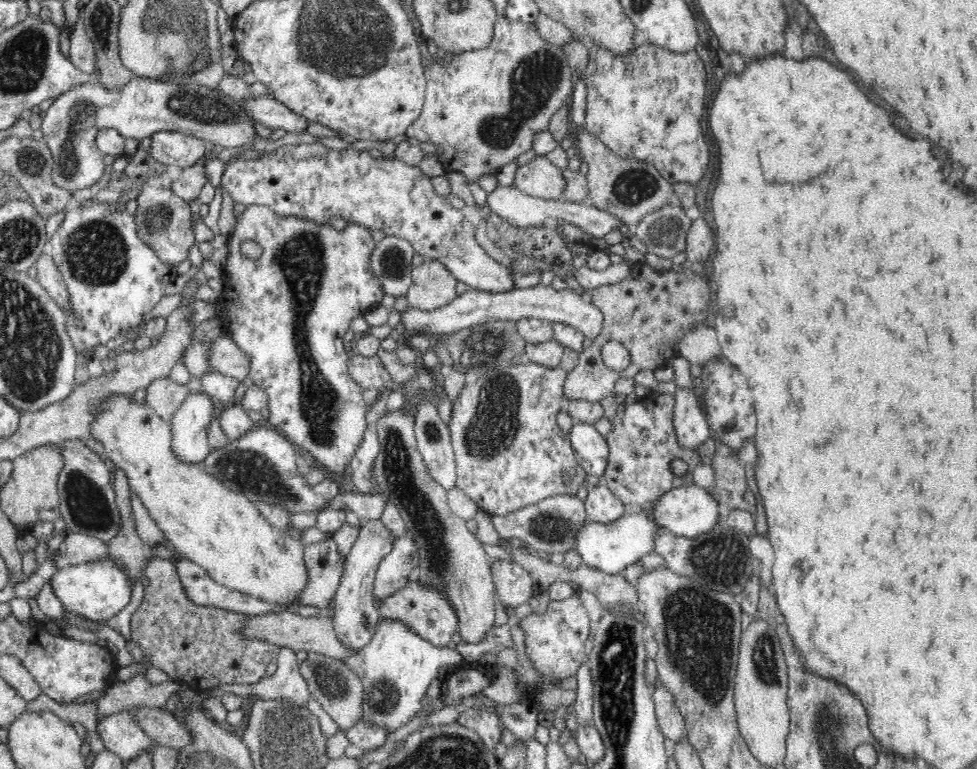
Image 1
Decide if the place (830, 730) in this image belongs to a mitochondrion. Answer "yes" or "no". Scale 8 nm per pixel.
yes

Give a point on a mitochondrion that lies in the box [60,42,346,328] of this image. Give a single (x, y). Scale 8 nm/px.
(96, 254)

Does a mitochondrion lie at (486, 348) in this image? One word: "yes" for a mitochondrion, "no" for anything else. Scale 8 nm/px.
yes

